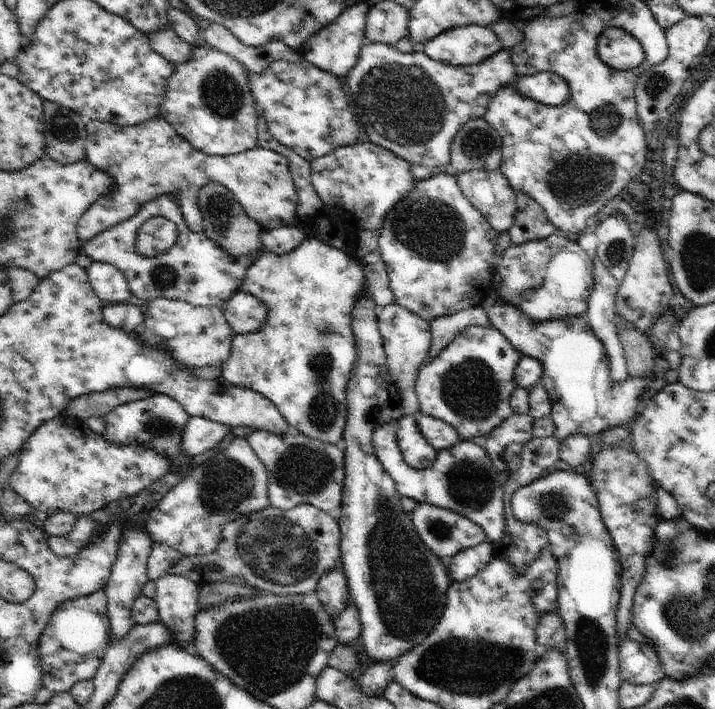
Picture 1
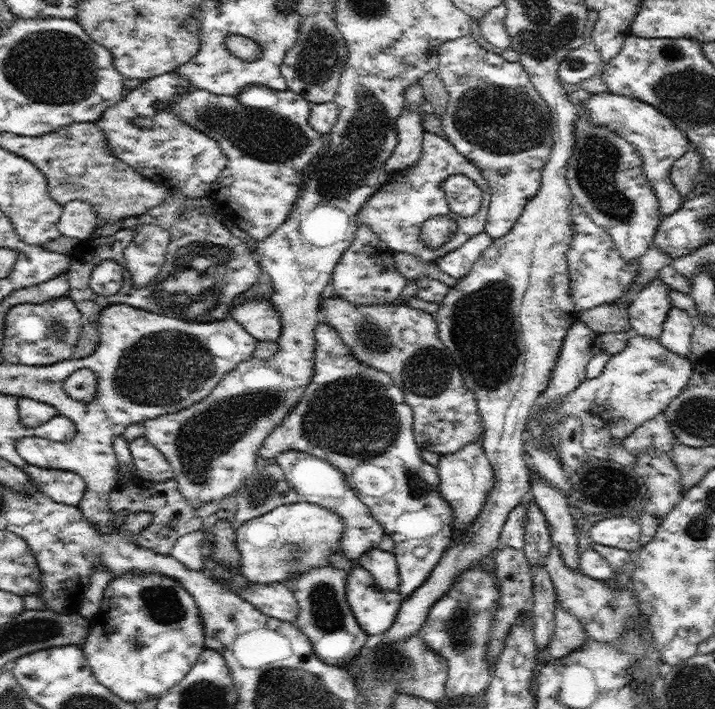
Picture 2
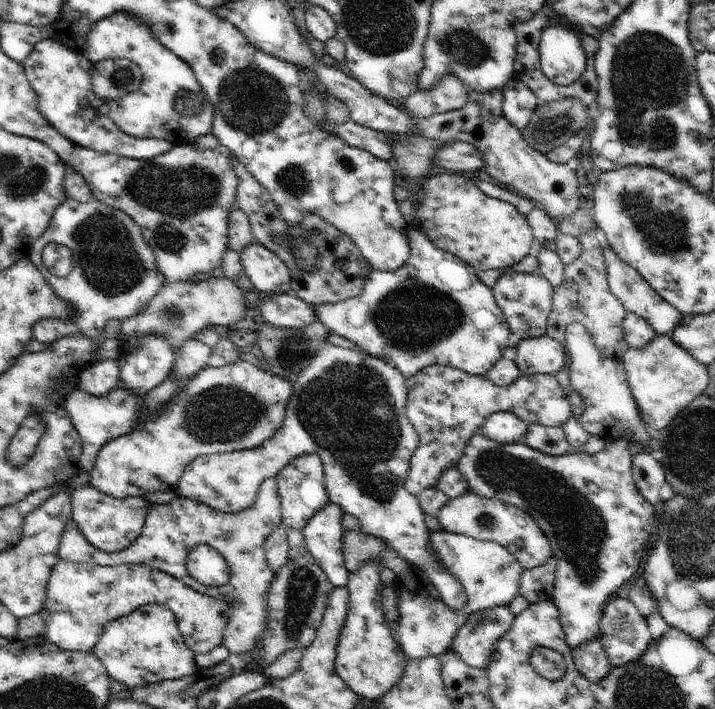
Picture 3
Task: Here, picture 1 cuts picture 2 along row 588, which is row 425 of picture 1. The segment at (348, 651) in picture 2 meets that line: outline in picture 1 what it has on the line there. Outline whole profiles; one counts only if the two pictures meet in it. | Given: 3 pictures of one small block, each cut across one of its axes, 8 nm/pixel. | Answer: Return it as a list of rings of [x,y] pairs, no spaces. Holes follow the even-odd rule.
[[[307,238],[289,255],[262,255],[246,271],[241,288],[266,305],[267,317],[256,332],[232,336],[231,355],[222,368],[223,380],[271,400],[294,431],[326,444],[338,444],[347,423],[346,385],[356,360],[351,310],[366,292],[359,260],[318,238]]]

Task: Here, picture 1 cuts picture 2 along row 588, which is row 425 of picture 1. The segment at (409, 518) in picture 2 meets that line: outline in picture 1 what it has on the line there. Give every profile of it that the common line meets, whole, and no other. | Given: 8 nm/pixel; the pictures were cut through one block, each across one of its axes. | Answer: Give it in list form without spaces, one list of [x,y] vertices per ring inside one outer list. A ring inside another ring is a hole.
[[[405,415],[397,422],[397,445],[406,464],[421,471],[434,464],[437,450],[422,436],[417,425],[418,417]]]

